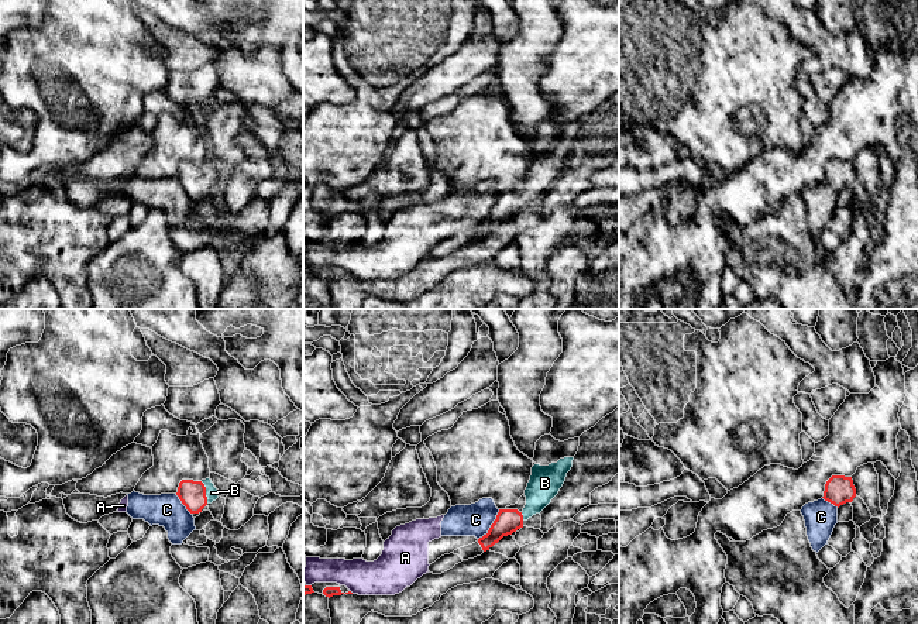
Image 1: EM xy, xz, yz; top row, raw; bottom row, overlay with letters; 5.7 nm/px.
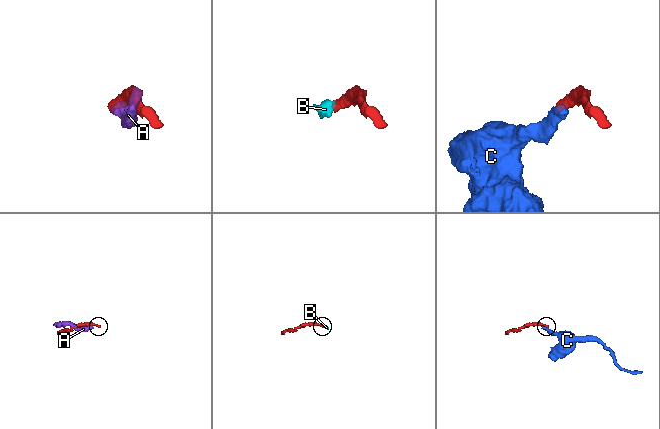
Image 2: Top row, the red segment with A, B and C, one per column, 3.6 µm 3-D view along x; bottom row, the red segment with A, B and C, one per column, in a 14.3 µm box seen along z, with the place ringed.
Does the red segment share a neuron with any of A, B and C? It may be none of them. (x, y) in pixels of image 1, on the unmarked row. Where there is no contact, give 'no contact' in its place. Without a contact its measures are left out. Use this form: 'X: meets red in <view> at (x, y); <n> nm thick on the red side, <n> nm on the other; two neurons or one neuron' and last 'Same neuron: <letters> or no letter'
A: meets red in xz at (309, 270); 60 nm thick on the red side, 160 nm on the other; two neurons
B: meets red in xy at (205, 177); 150 nm thick on the red side, 80 nm on the other; one neuron
C: meets red in xz at (491, 209); 140 nm thick on the red side, 190 nm on the other; two neurons
Same neuron: B

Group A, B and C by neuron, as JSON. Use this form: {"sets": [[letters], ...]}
{"sets": [["A", "C"], ["B"]]}

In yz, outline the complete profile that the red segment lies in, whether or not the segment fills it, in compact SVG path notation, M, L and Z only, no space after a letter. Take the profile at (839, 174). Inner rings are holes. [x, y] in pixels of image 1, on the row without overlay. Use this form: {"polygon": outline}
{"polygon": "M832 159L825 168L822 182L839 192L846 186L852 186L855 181L856 172L852 161Z"}

